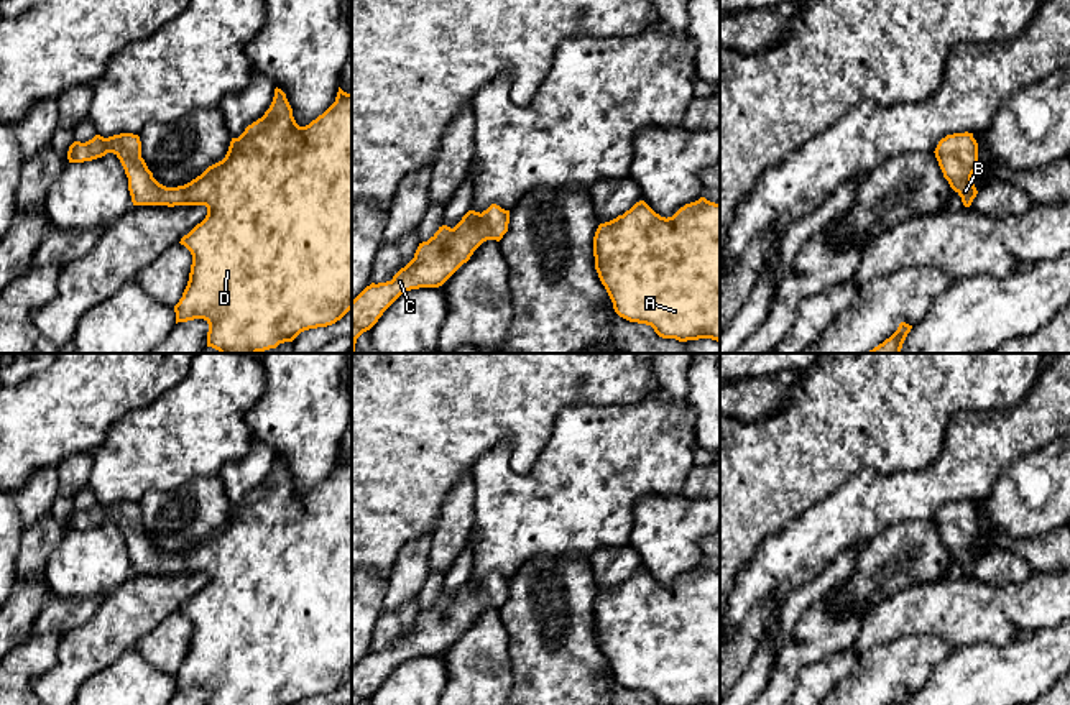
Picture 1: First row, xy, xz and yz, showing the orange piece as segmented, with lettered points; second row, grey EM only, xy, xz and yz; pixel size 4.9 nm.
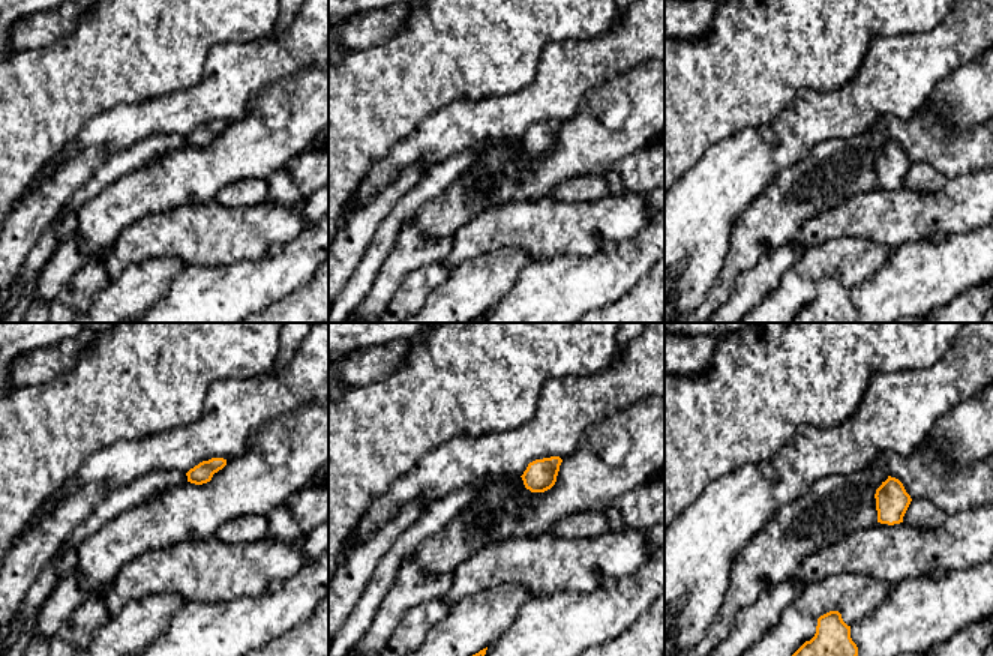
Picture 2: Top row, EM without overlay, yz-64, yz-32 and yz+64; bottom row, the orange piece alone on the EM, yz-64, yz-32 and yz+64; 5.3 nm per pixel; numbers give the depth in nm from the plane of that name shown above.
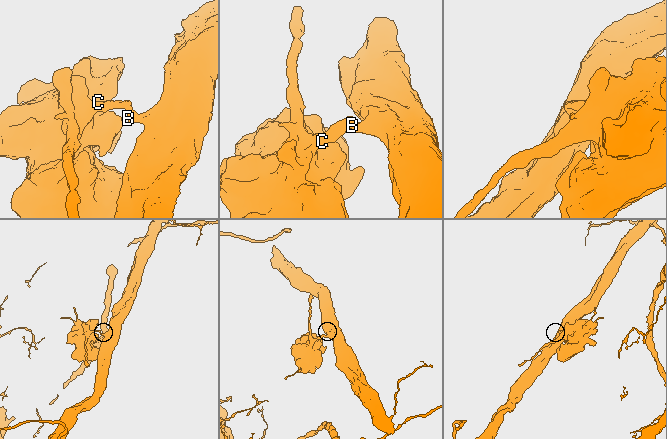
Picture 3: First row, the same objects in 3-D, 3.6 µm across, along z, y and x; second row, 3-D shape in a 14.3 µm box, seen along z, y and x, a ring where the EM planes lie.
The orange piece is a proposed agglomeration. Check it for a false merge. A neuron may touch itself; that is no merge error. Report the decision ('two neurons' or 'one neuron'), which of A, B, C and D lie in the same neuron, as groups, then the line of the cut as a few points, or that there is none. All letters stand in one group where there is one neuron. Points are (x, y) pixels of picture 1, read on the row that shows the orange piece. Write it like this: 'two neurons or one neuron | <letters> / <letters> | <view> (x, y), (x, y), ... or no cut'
one neuron | A B C D | no cut

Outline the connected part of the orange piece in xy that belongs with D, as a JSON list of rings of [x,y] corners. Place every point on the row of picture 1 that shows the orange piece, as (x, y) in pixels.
[[[339,87],[335,102],[316,120],[299,127],[281,89],[274,89],[261,118],[232,138],[225,158],[201,176],[178,187],[159,184],[141,158],[138,135],[74,141],[69,163],[84,163],[113,153],[128,177],[133,205],[205,205],[207,215],[181,238],[192,255],[187,286],[174,306],[176,324],[204,319],[209,324],[207,347],[220,353],[258,353],[293,342],[301,332],[327,327],[352,309],[352,94]]]

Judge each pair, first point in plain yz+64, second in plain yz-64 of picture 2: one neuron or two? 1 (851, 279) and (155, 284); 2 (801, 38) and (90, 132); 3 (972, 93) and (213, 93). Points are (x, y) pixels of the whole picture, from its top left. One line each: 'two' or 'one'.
1: one
2: two
3: two

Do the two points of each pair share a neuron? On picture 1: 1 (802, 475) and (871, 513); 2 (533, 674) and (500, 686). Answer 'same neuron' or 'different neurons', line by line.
1: different neurons
2: different neurons

